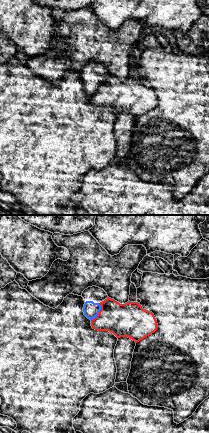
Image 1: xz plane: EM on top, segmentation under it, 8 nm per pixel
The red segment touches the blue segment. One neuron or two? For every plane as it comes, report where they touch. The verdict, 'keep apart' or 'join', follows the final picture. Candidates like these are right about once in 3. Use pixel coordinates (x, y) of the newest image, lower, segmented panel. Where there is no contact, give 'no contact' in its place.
(99, 312)

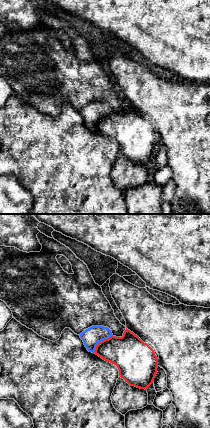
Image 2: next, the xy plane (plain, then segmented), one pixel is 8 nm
(101, 341)

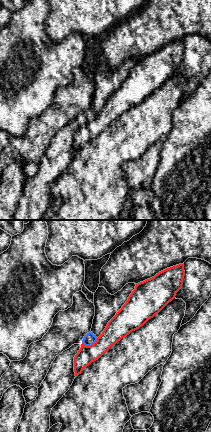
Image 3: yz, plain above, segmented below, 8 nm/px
(91, 345)

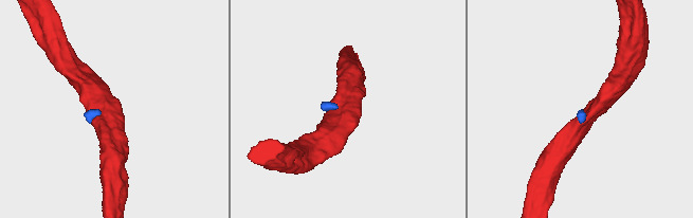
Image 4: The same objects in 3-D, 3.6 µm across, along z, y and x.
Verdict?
keep apart

